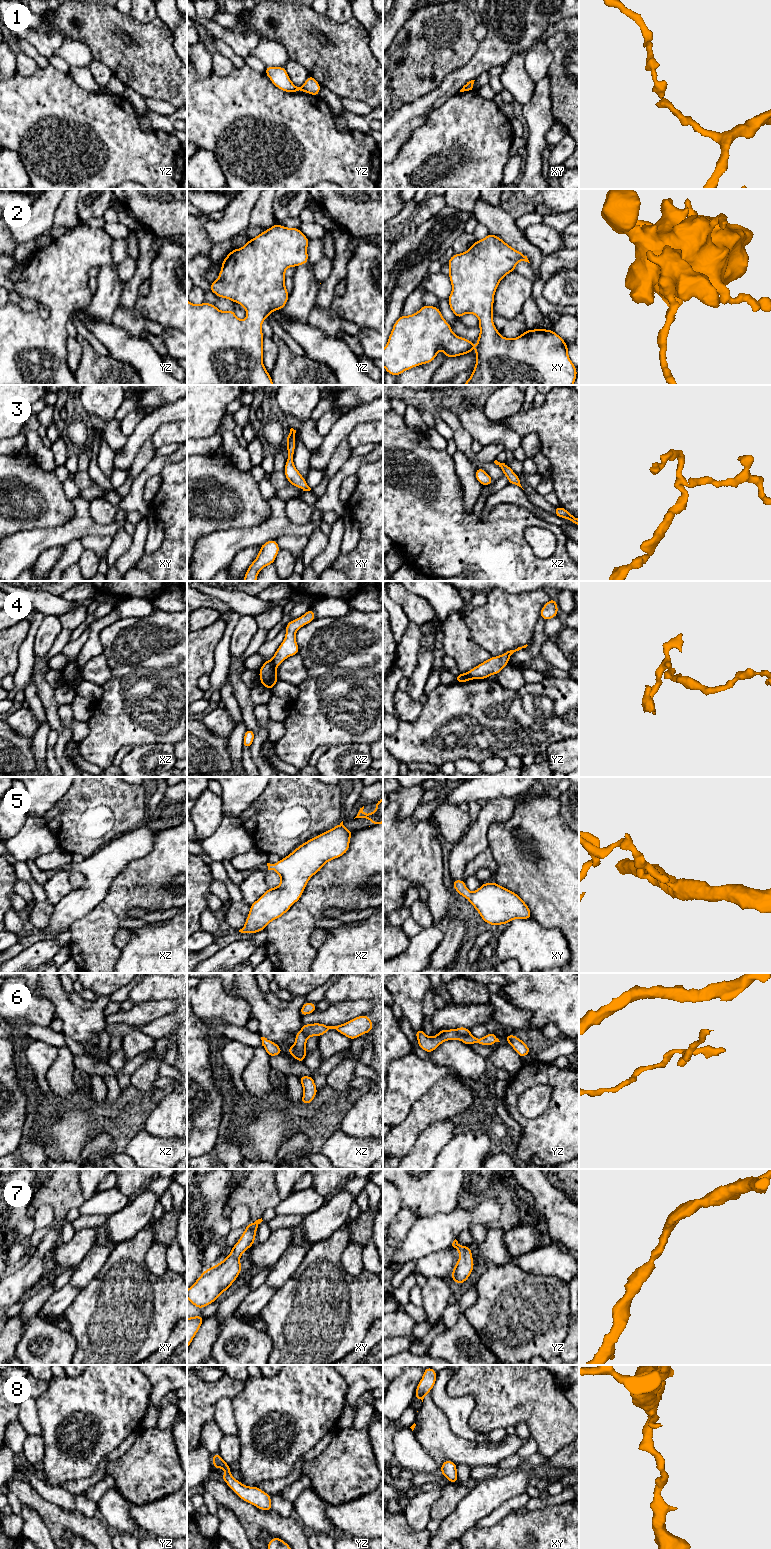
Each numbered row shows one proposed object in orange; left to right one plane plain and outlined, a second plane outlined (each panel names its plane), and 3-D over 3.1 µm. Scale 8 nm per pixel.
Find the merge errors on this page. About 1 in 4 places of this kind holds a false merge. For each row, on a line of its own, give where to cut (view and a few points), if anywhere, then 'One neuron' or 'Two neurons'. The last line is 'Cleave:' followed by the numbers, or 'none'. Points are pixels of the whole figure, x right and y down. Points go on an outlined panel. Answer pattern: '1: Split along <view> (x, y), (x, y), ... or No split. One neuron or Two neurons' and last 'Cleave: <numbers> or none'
1: Split along yz (299, 88), (301, 90). Two neurons
2: No split. One neuron
3: No split. One neuron
4: Split along xz (270, 660), (276, 668). Two neurons
5: No split. One neuron
6: Split along yz (455, 1030), (460, 1035), (467, 1035), (469, 1033). Two neurons
7: No split. One neuron
8: No split. One neuron
Cleave: 1, 4, 6

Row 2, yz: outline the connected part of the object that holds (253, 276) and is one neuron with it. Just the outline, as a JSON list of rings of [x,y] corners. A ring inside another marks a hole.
[[[274,224],[268,230],[263,231],[255,238],[248,242],[240,249],[233,249],[222,261],[221,271],[218,279],[210,284],[210,291],[219,298],[227,298],[232,302],[236,302],[246,309],[247,318],[240,320],[235,315],[234,310],[220,311],[214,304],[203,302],[200,305],[194,305],[187,299],[187,385],[274,385],[270,374],[263,365],[263,339],[264,335],[261,330],[263,321],[276,310],[281,310],[286,305],[289,294],[285,287],[285,271],[288,267],[297,267],[308,263],[307,246],[309,239],[300,231],[299,228],[287,228],[282,225]]]

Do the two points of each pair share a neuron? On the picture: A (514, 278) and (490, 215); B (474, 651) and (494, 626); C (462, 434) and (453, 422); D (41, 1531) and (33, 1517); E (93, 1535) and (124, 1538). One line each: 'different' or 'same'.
A: different
B: different
C: same
D: same
E: different

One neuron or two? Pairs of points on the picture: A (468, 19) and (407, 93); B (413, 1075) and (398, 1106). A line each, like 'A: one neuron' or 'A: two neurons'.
A: one neuron
B: one neuron

